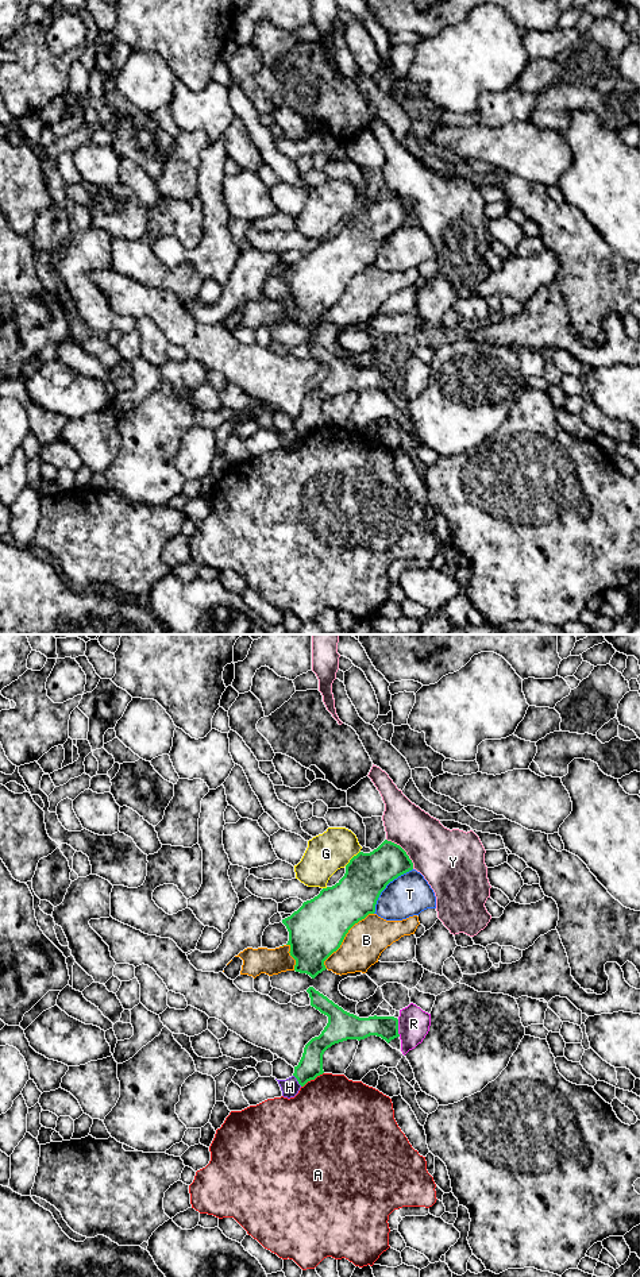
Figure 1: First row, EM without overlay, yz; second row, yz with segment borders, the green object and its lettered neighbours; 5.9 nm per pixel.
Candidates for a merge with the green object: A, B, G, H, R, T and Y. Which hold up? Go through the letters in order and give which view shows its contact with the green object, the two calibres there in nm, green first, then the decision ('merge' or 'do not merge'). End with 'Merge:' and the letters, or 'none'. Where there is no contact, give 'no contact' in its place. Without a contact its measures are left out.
A: contact in yz; calibres 140 and 480 nm; do not merge
B: contact in yz; calibres 320 and 240 nm; do not merge
G: contact in yz; calibres 260 and 240 nm; do not merge
H: contact in yz; calibres 140 and 110 nm; do not merge
R: contact in yz; calibres 140 and 190 nm; do not merge
T: contact in yz; calibres 260 and 240 nm; do not merge
Y: contact in yz; calibres 260 and 340 nm; do not merge
Merge: none

